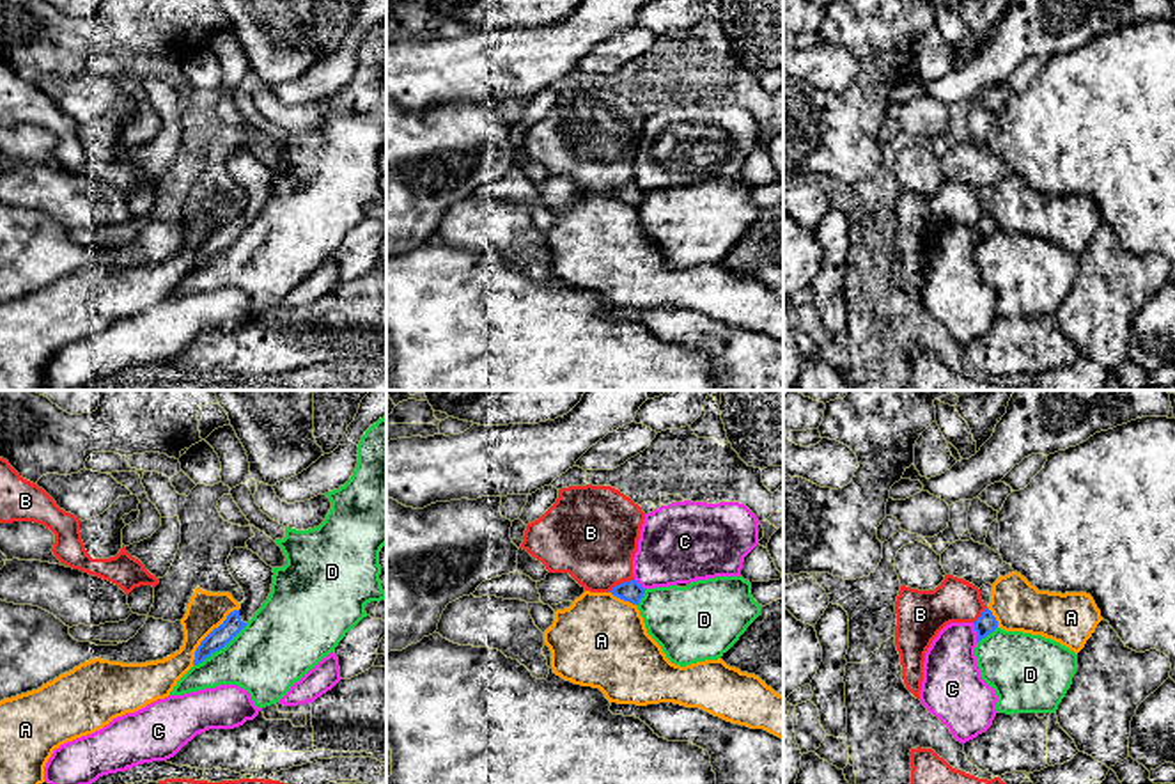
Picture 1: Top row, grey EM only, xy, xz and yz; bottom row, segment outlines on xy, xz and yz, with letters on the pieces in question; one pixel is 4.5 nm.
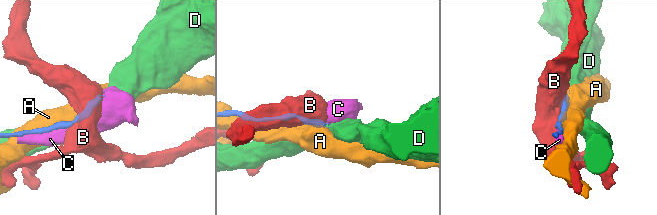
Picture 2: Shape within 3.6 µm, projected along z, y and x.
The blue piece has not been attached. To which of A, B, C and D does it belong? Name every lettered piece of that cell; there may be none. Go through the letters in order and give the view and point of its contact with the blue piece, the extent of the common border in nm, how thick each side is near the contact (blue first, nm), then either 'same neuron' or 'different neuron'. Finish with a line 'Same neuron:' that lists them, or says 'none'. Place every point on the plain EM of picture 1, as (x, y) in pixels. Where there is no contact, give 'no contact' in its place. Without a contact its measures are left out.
A: contact xy (208, 238); length 340 nm; calibres 90 and 180 nm; different neuron
B: contact xz (622, 185); length 130 nm; calibres 100 and 400 nm; different neuron
C: contact yz (975, 233); length 90 nm; calibres 90 and 260 nm; different neuron
D: contact xy (220, 250); length 320 nm; calibres 90 and 340 nm; different neuron
Same neuron: none

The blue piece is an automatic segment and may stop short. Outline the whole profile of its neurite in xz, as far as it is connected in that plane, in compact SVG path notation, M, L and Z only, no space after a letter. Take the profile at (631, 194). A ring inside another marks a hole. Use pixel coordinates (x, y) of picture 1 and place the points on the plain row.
M629 183L615 188L610 195L624 204L638 208L645 192L636 183Z

